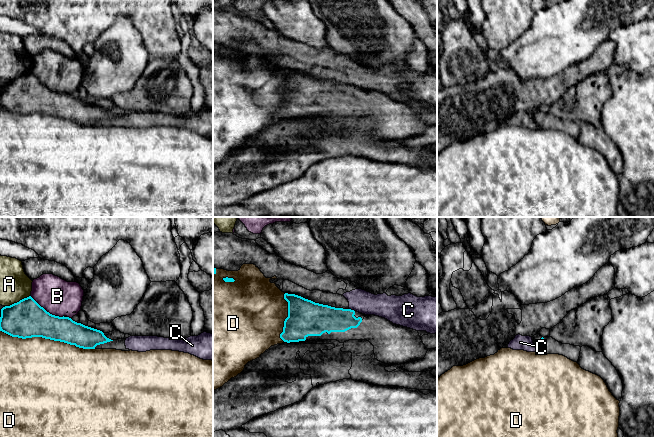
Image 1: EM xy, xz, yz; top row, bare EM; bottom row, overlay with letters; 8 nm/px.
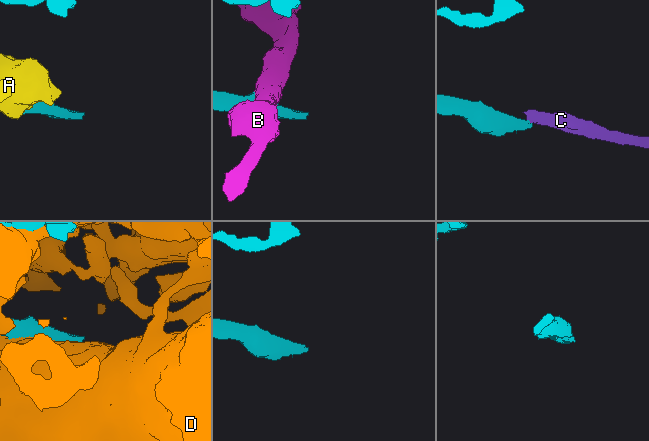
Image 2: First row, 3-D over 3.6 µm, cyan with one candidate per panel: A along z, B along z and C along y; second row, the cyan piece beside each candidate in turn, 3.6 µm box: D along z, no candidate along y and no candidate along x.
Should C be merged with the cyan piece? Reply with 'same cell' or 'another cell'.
another cell

